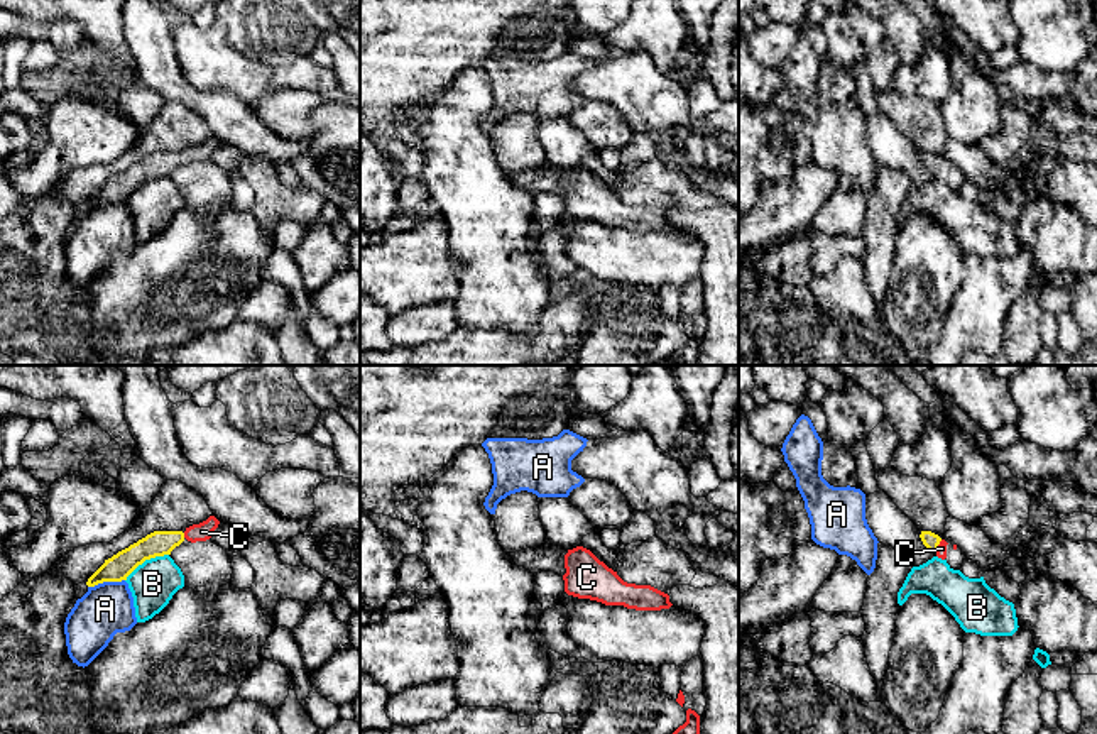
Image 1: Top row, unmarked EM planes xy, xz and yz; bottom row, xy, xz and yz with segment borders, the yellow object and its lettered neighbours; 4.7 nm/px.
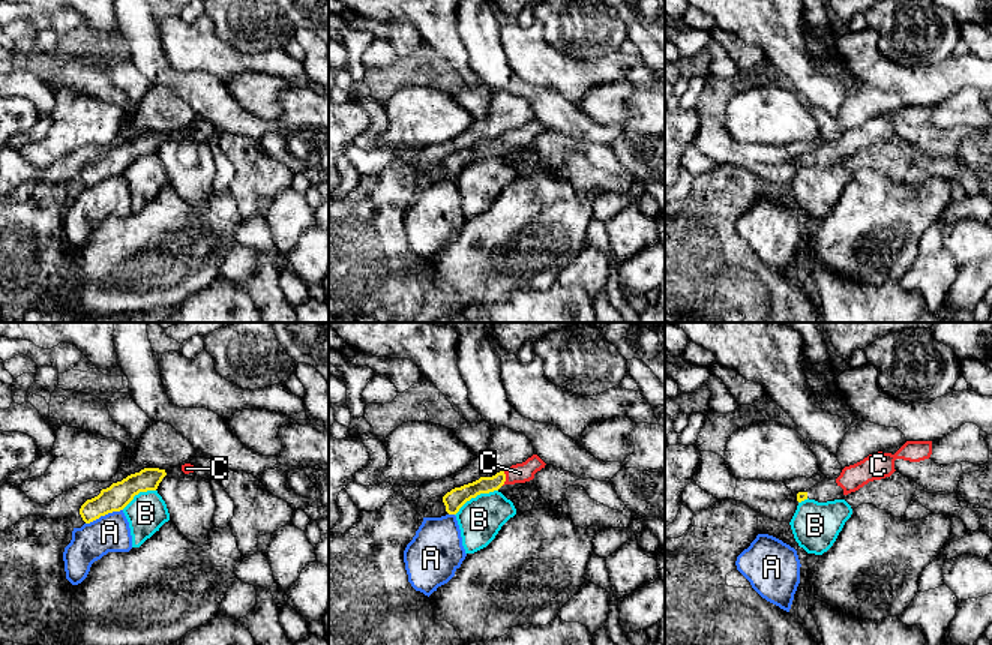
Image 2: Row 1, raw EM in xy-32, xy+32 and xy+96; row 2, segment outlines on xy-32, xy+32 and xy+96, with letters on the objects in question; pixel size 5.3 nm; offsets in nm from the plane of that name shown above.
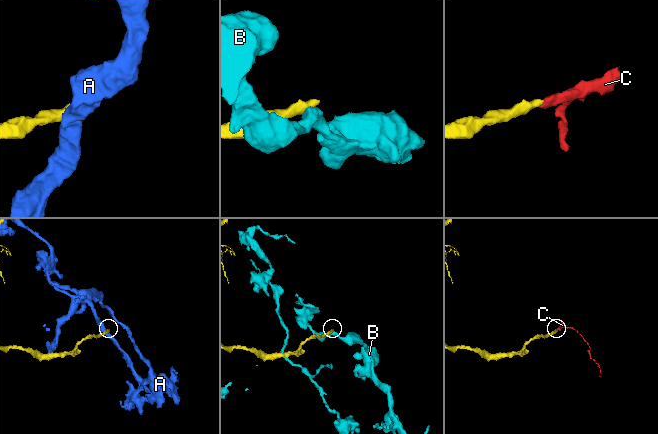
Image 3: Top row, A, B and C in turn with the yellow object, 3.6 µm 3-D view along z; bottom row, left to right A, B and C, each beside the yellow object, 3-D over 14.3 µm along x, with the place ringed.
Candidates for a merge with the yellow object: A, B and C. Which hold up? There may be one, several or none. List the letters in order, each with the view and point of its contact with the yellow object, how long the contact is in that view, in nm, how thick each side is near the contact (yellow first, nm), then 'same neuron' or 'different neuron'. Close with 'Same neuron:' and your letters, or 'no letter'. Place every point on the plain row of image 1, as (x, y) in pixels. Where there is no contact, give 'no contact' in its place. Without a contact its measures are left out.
A: contact xy (105, 202); length 180 nm; calibres 120 and 240 nm; different neuron
B: contact xy (146, 180); length 240 nm; calibres 120 and 220 nm; different neuron
C: contact xy (183, 156); length 30 nm; calibres 120 and 90 nm; same neuron
Same neuron: C

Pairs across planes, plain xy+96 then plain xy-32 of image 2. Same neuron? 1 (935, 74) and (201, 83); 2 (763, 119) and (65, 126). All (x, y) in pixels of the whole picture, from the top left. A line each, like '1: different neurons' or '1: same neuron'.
1: different neurons
2: same neuron

